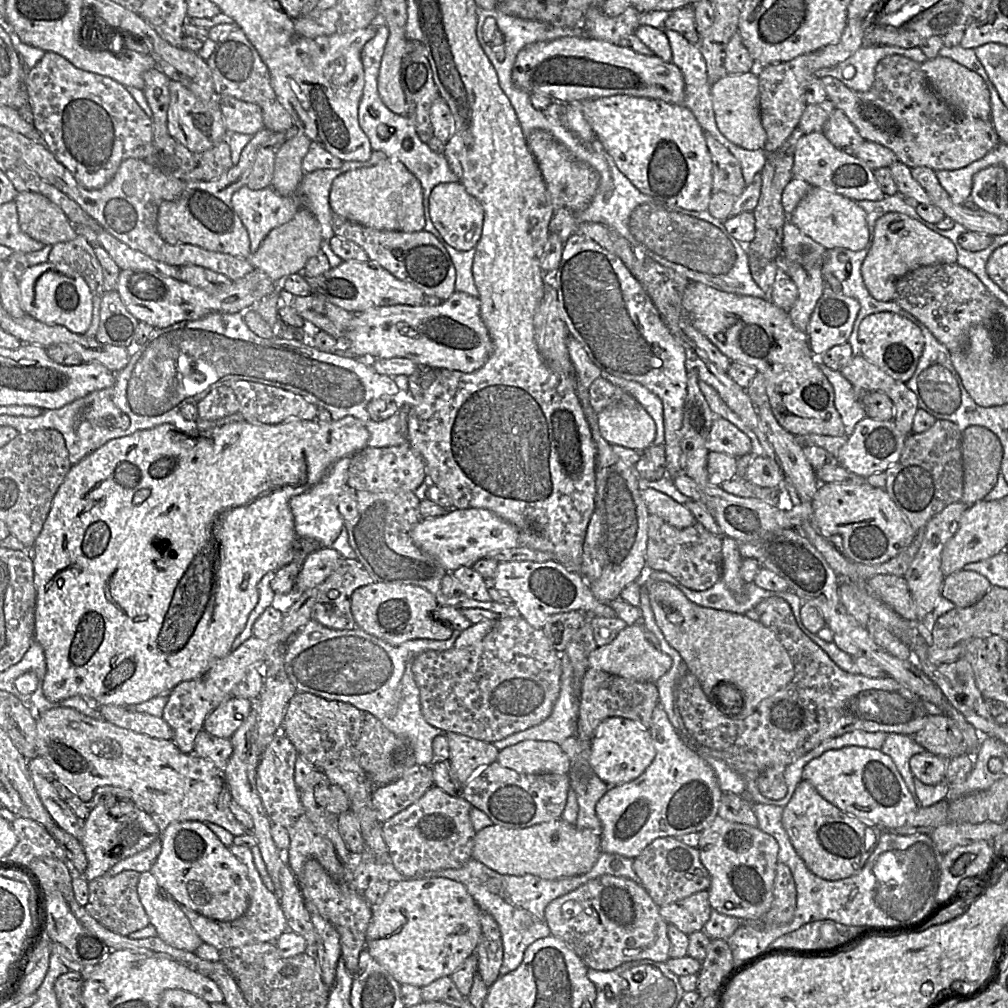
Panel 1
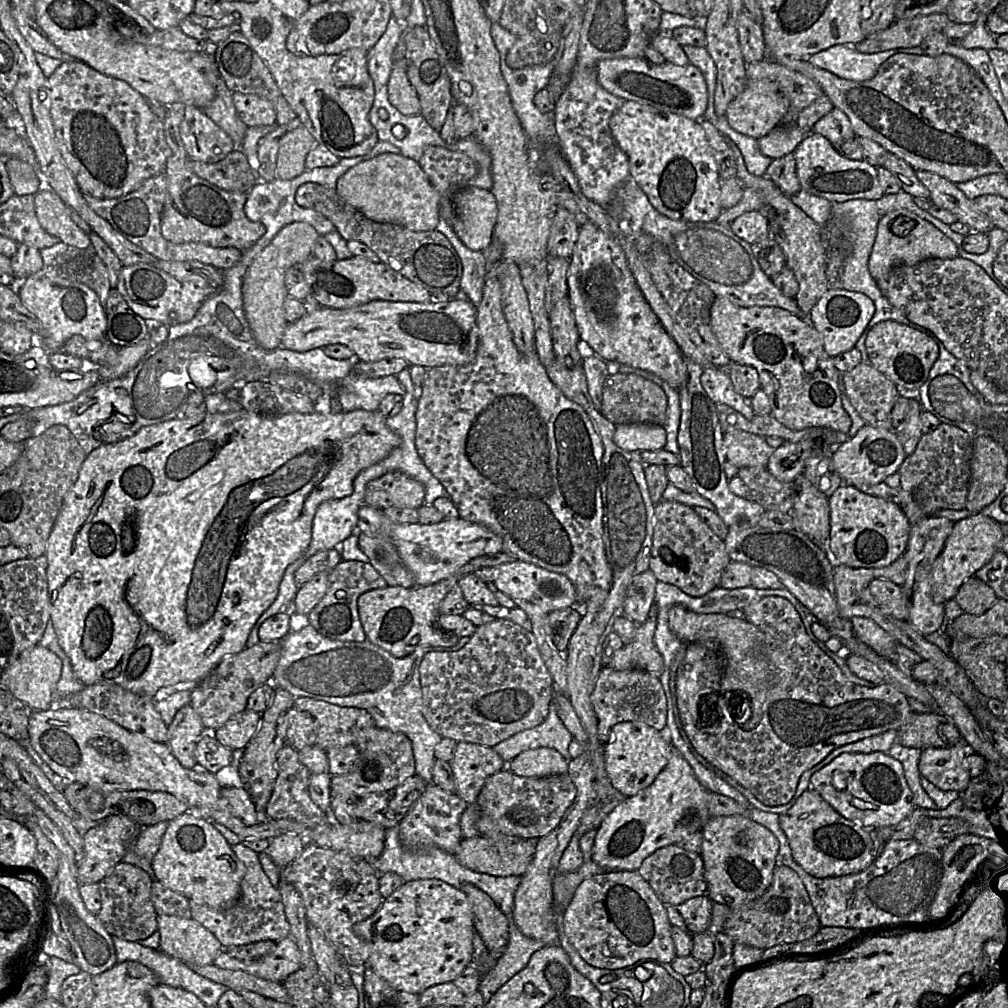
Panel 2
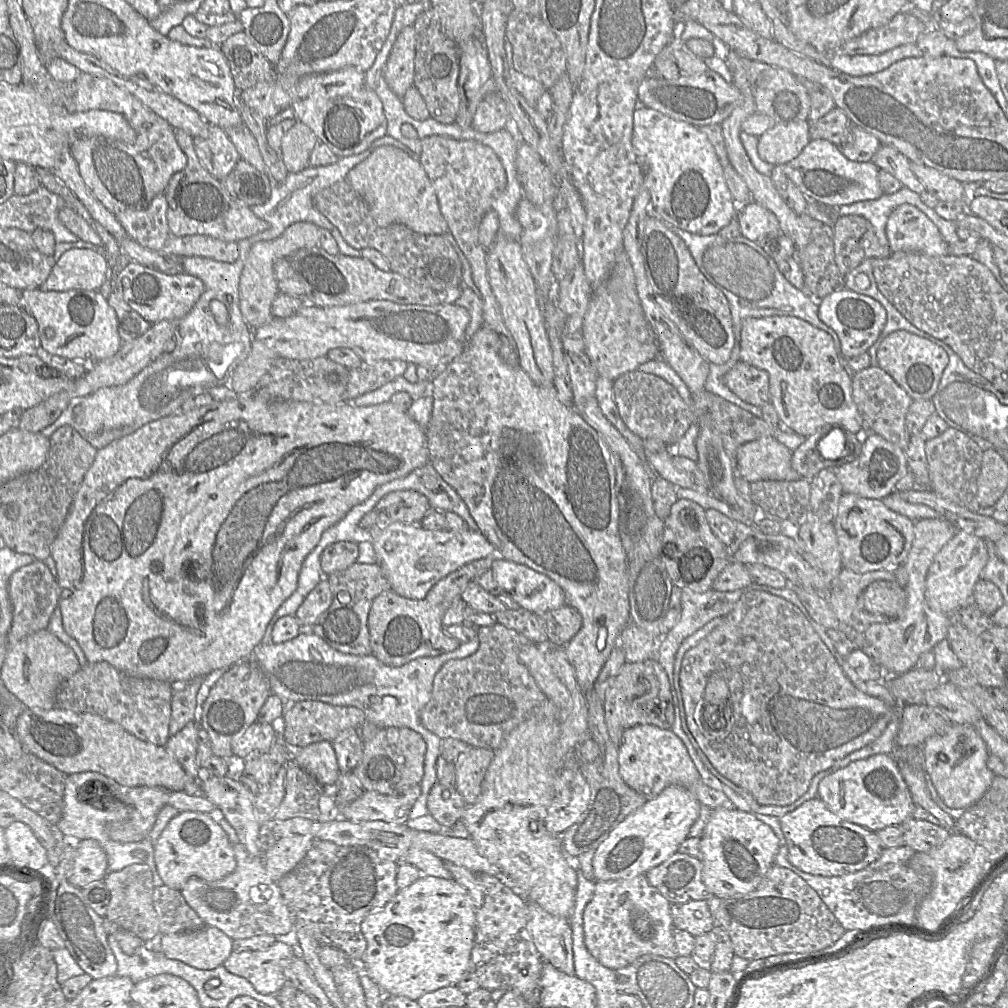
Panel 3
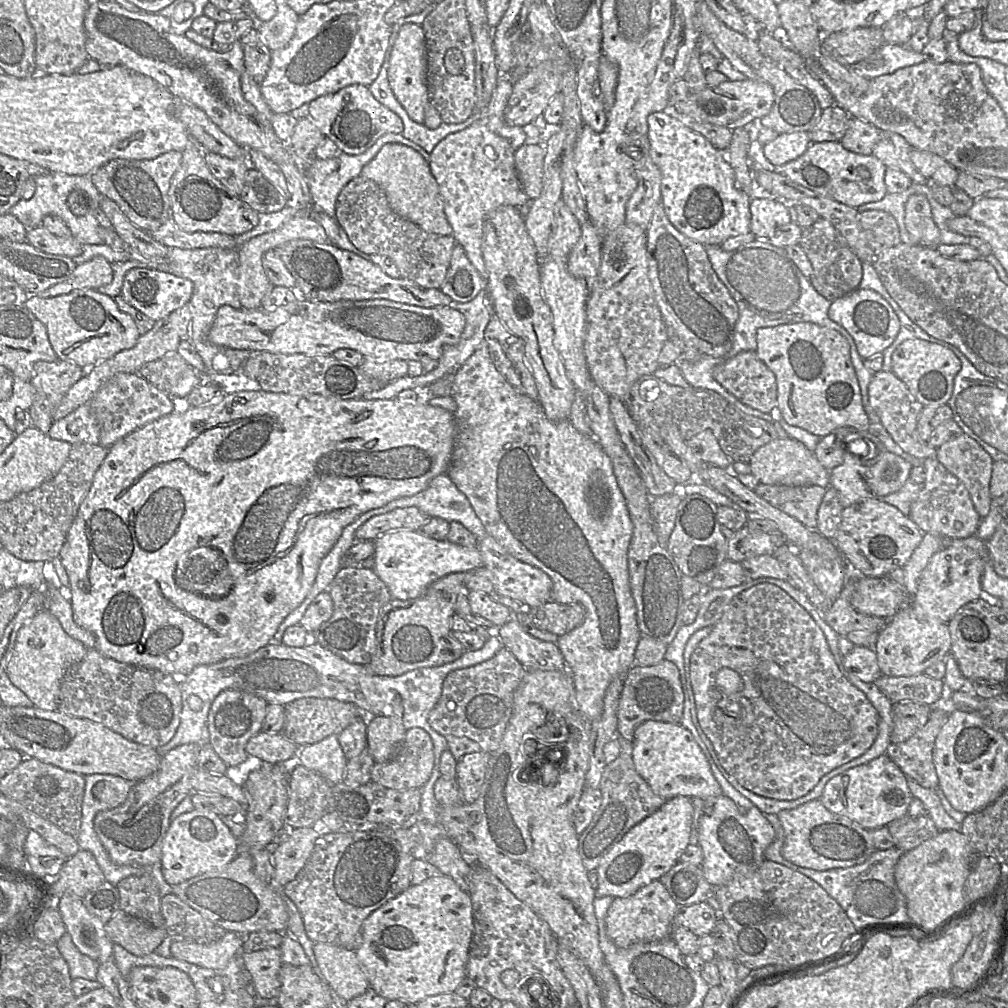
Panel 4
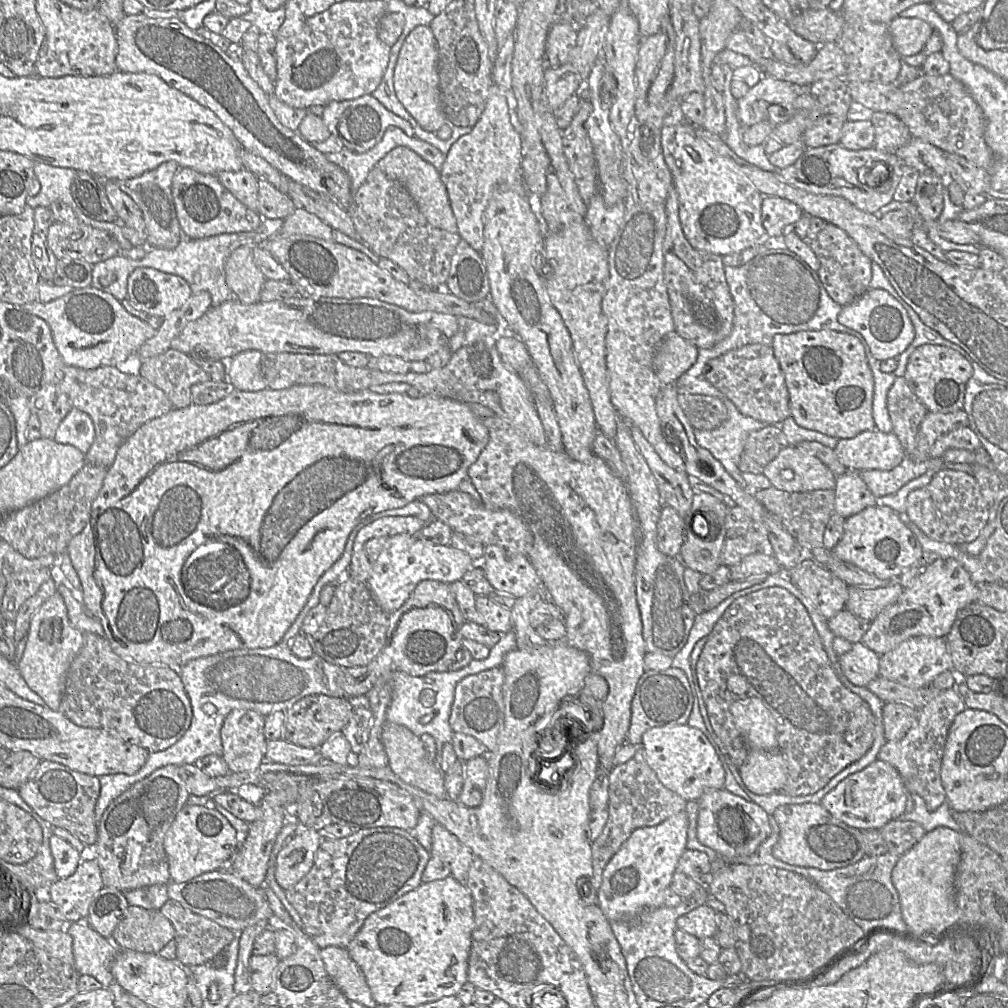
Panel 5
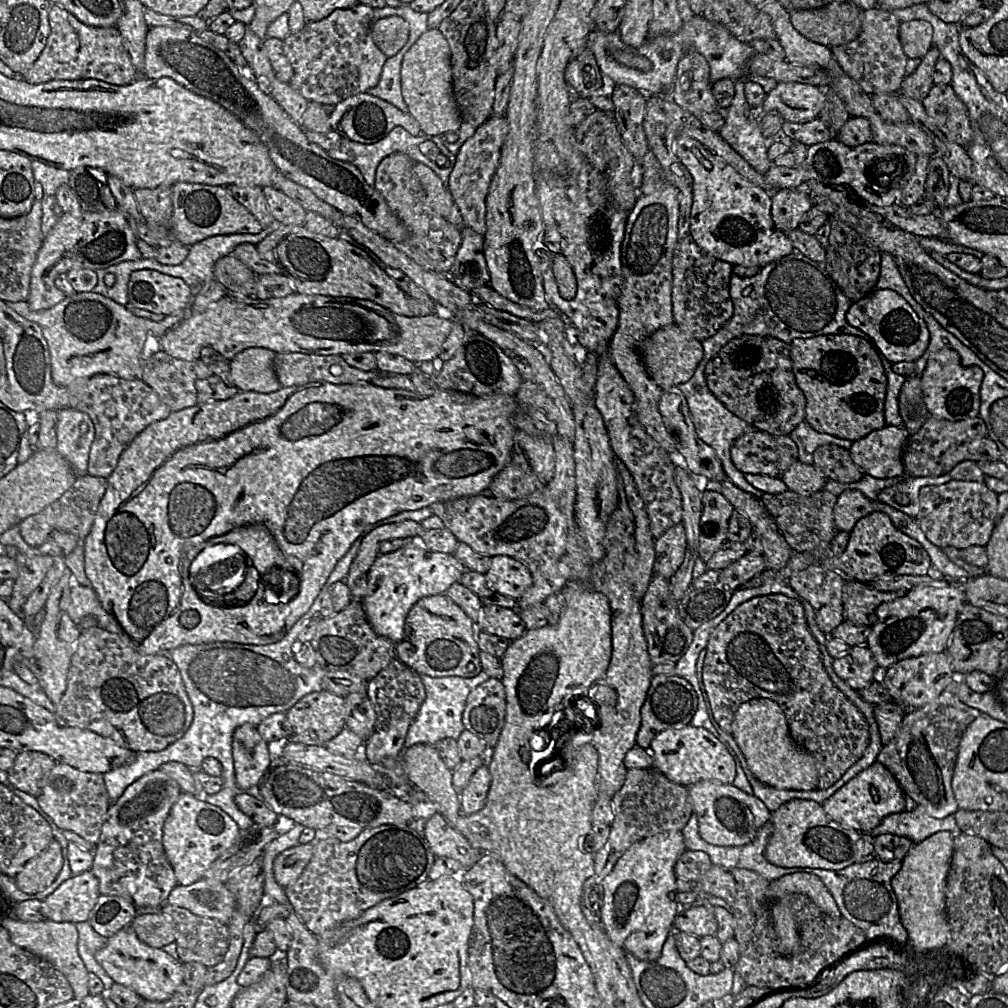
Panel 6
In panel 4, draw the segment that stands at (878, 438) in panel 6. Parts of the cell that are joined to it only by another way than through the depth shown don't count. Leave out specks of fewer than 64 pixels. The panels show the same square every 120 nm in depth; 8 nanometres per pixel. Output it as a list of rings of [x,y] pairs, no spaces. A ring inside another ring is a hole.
[[[844,427],[820,438],[813,452],[823,467],[830,471],[843,462],[845,453],[849,453],[847,444],[854,439],[855,432],[859,431]]]

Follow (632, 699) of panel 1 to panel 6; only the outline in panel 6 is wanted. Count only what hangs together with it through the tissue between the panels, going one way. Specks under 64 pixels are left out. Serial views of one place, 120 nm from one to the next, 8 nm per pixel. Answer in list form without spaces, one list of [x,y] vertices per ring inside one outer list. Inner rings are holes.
[[[654,674],[640,710],[641,724],[636,735],[636,745],[648,750],[651,741],[660,732],[689,725],[696,710],[697,695],[686,679],[676,674]]]

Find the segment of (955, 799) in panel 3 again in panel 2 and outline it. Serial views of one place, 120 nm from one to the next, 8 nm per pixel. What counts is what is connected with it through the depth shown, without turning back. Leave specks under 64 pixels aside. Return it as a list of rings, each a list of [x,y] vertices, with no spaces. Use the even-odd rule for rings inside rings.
[[[964,741],[946,748],[922,749],[920,775],[942,791],[962,793],[972,779],[966,762],[969,752]]]

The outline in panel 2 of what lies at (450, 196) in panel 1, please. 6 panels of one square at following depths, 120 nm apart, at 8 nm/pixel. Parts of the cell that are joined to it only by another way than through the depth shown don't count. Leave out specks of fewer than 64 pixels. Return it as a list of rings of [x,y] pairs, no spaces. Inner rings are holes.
[[[465,186],[452,197],[454,218],[451,226],[471,250],[483,250],[493,240],[498,207],[490,190]]]

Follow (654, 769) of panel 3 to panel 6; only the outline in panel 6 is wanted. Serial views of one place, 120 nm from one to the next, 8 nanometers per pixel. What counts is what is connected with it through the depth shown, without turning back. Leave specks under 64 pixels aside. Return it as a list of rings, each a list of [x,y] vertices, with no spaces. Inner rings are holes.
[[[686,725],[657,734],[648,749],[654,765],[670,781],[688,787],[702,780],[732,784],[736,776],[736,759],[728,748],[710,731],[703,727]]]

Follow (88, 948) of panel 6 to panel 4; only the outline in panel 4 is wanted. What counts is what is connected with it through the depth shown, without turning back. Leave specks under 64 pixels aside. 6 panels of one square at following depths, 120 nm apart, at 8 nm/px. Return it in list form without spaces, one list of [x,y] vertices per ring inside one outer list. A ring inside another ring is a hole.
[[[65,933],[56,943],[56,947],[68,964],[71,979],[83,978],[94,981],[97,977],[98,963],[82,954],[73,943],[71,936]]]

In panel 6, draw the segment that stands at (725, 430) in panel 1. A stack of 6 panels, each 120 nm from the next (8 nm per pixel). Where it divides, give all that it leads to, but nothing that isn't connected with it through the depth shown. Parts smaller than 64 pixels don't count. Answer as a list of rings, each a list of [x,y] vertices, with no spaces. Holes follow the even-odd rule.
[[[794,462],[780,477],[787,489],[799,494],[823,490],[827,477],[814,464]]]

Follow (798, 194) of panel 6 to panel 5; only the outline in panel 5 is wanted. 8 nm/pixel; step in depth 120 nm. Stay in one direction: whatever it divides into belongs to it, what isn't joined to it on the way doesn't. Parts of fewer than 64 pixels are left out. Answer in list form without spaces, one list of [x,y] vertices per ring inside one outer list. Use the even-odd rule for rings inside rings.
[[[765,196],[762,201],[762,224],[771,240],[781,240],[783,230],[795,224],[803,215],[803,211],[794,203],[774,196]]]

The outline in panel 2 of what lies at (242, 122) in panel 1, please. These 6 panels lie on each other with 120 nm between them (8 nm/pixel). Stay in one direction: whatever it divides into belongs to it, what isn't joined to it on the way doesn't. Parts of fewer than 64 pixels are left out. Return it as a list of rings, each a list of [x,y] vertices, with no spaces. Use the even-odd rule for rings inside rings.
[[[233,93],[232,101],[239,118],[248,128],[276,123],[275,107],[264,98],[253,94]]]

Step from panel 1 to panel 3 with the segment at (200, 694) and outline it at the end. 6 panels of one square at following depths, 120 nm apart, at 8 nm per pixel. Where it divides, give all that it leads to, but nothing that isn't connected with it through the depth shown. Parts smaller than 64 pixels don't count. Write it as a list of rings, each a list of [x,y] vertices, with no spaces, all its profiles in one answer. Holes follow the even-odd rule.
[[[191,721],[178,733],[169,737],[164,746],[193,779],[200,779],[202,777],[202,770],[197,762],[199,741],[199,724],[196,721]]]

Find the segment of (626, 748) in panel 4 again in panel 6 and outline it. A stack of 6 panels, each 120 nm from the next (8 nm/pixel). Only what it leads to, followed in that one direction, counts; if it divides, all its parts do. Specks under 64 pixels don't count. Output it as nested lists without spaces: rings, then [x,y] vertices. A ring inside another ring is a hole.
[[[656,768],[627,769],[621,789],[611,798],[614,820],[605,845],[593,854],[592,877],[603,882],[620,857],[636,842],[656,834],[682,831],[693,814],[687,787],[670,781]]]

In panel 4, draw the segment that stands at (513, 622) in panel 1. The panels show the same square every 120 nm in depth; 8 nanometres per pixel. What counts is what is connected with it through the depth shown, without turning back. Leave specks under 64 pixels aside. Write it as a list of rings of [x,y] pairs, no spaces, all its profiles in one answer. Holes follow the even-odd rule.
[[[506,647],[487,661],[451,671],[444,679],[441,696],[428,716],[430,726],[442,736],[467,737],[478,743],[482,751],[494,752],[512,715],[514,693],[526,672]]]

